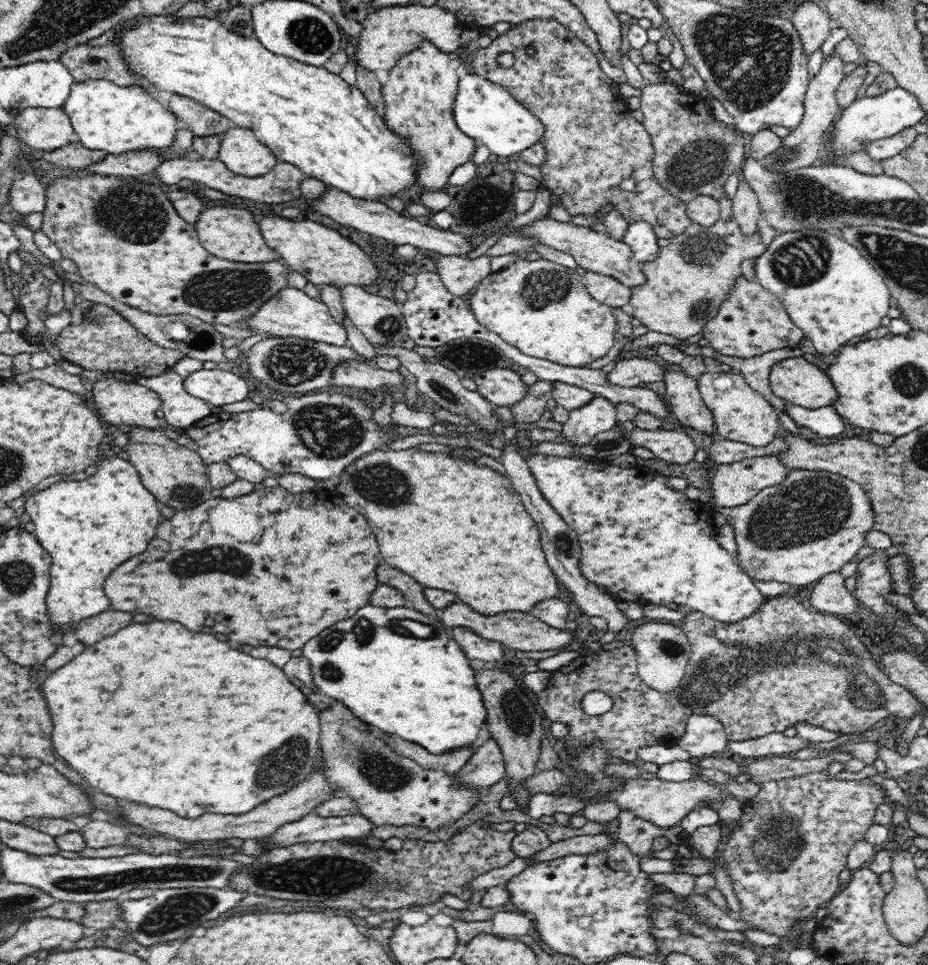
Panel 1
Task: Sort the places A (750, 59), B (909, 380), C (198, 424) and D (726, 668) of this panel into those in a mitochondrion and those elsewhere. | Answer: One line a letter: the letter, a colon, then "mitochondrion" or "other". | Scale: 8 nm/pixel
A: mitochondrion
B: mitochondrion
C: other
D: mitochondrion

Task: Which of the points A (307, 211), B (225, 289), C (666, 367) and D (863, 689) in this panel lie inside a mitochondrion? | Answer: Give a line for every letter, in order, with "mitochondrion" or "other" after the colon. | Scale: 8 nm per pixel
A: other
B: mitochondrion
C: other
D: mitochondrion

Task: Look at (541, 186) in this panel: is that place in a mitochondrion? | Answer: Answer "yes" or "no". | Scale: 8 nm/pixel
no

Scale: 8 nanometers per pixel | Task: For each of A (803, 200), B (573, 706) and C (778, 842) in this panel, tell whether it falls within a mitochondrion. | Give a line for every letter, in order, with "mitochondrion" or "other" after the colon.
A: mitochondrion
B: other
C: mitochondrion

